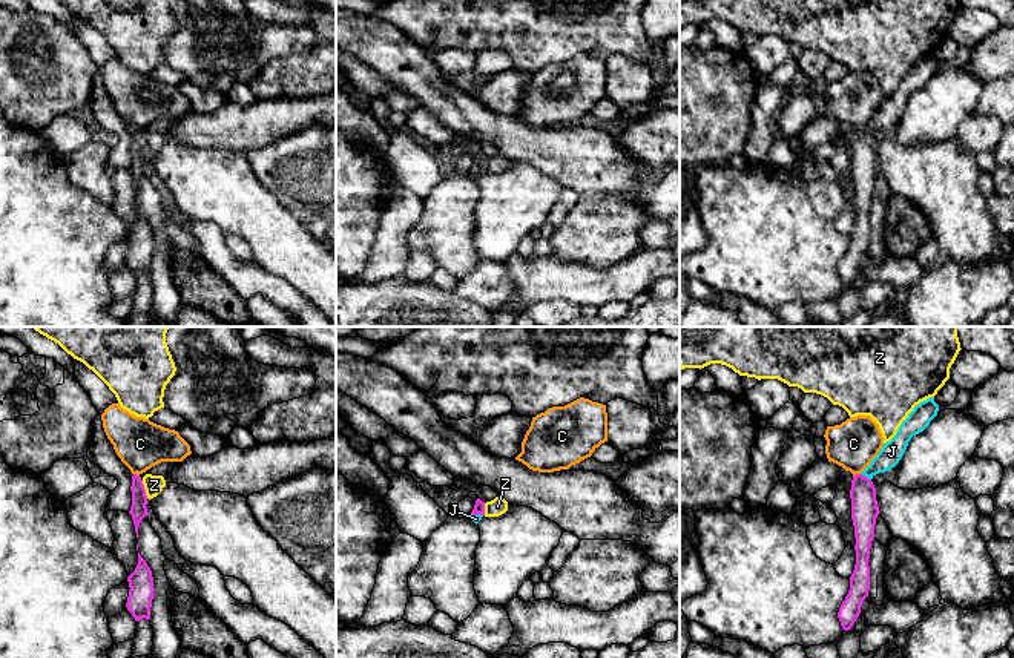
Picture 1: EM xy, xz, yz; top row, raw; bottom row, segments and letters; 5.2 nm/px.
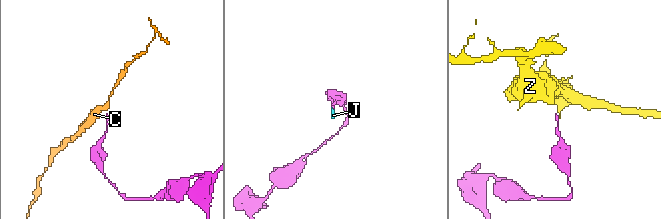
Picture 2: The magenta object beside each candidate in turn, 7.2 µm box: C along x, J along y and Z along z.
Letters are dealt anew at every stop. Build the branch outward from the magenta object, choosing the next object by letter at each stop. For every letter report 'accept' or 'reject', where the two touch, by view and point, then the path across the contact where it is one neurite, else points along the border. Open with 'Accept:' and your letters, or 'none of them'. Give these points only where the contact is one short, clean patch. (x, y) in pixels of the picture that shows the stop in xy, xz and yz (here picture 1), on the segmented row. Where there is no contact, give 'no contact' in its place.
Accept: J
C: reject; contact yz (856, 474); border yz (859, 473), (853, 476)
J: accept; contact yz (864, 476); way yz (864, 506), (864, 476), (892, 451)
Z: reject; contact xy (144, 490); border xy (141, 480), (148, 497)

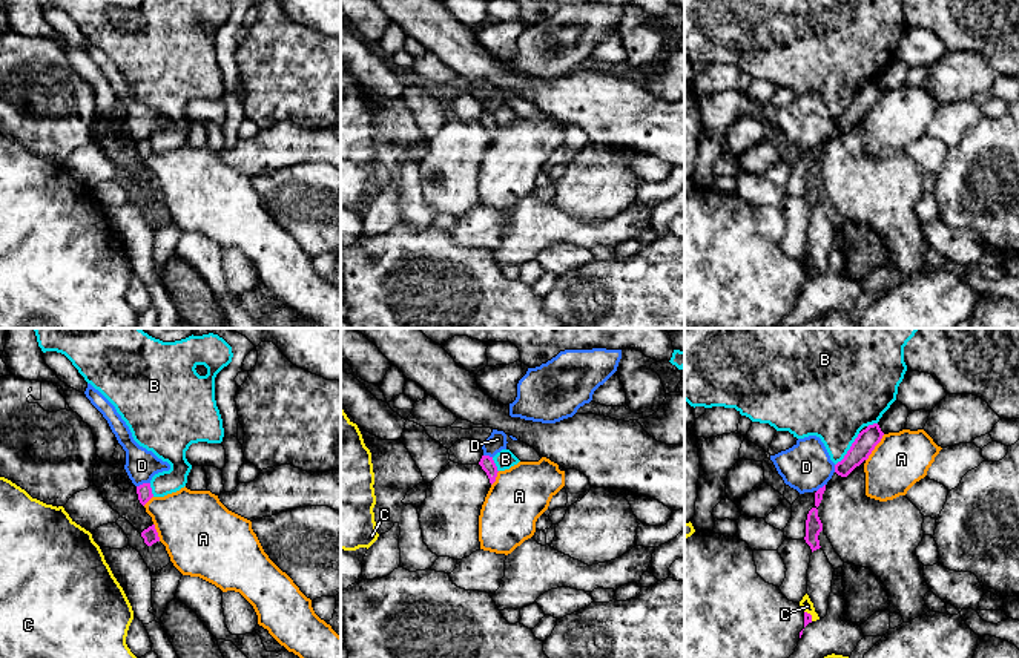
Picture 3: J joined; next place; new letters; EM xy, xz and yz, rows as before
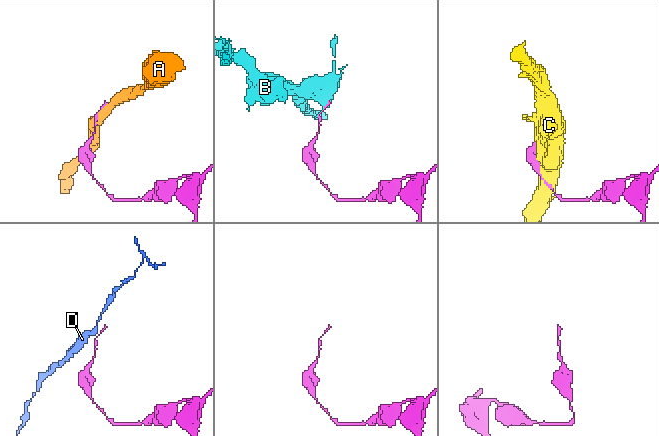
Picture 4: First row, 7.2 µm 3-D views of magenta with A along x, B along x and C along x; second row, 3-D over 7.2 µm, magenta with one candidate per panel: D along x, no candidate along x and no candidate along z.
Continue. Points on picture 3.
Accept: none of them
A: reject; contact yz (873, 448)
B: reject; contact yz (849, 450)
C: reject; contact yz (811, 615)
D: reject; contact xy (143, 483); border xy (149, 482), (137, 486)

